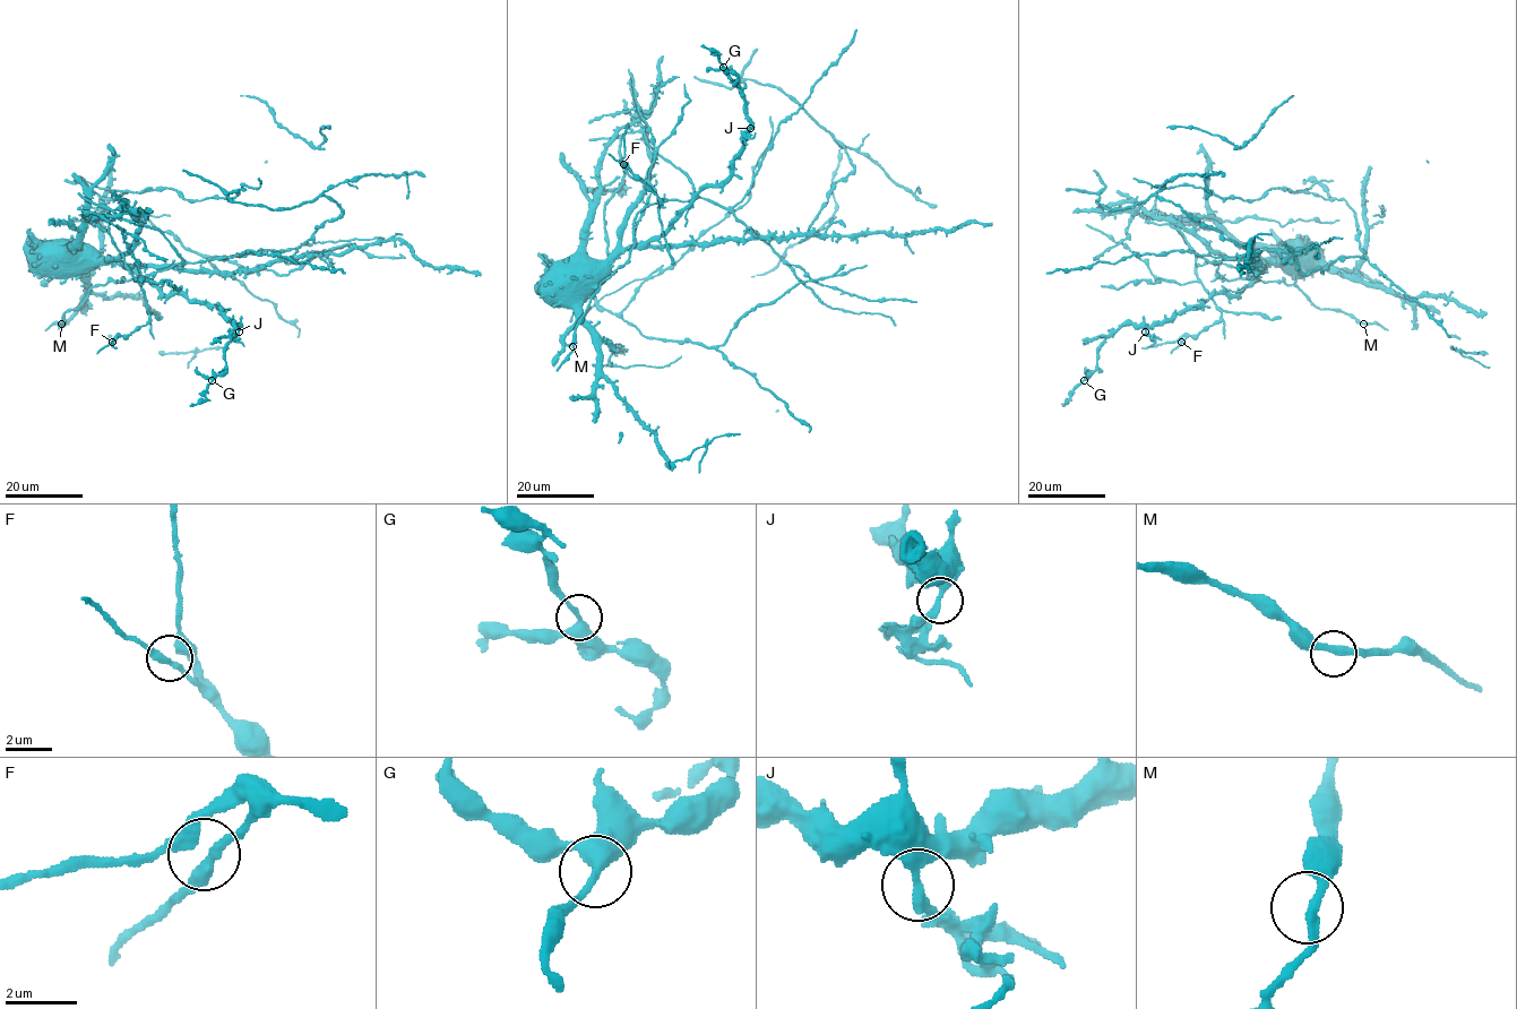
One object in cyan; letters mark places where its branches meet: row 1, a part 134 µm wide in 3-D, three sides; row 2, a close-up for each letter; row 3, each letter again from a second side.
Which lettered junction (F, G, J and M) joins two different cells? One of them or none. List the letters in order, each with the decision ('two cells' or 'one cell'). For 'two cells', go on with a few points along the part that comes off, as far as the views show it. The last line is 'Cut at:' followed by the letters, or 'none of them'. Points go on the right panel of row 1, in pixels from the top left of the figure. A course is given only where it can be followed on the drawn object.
F: one cell
G: one cell
J: two cells; foreign part runs (1146, 331), (1154, 341), (1149, 346)
M: one cell
Cut at: J

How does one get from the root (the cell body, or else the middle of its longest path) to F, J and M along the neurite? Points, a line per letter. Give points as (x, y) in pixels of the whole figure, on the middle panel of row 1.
F: (558, 269), (621, 129), (634, 130), (623, 169), (661, 204), (623, 164)
J: (558, 269), (598, 266), (656, 239), (704, 188), (720, 186), (729, 175), (749, 129)
M: (558, 269), (597, 203), (604, 145), (643, 132), (694, 196), (637, 214), (572, 346)

